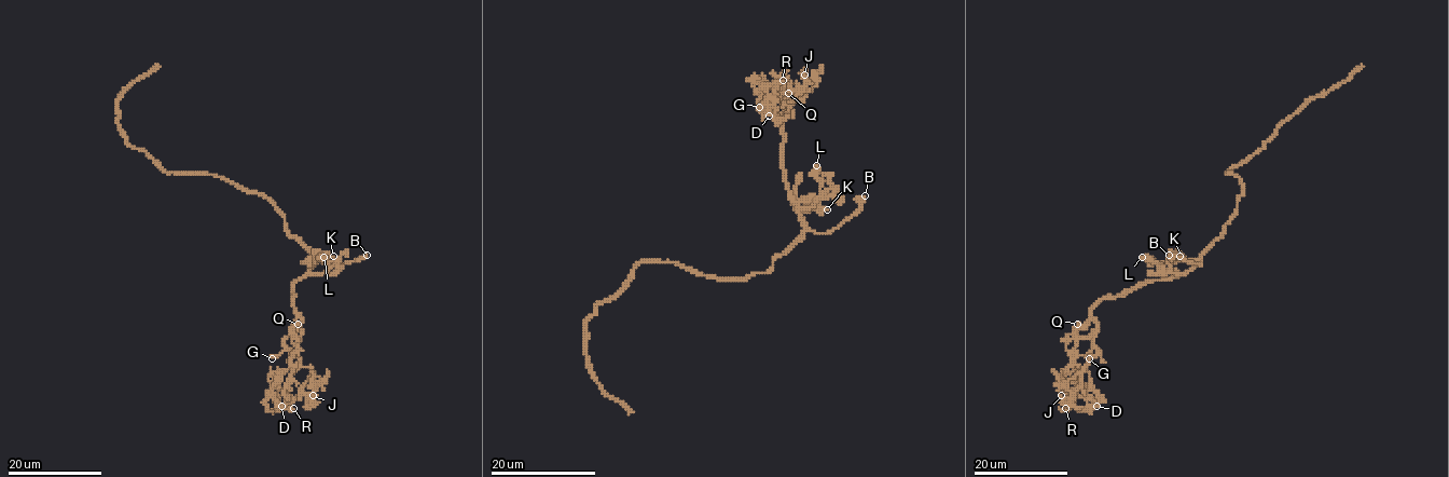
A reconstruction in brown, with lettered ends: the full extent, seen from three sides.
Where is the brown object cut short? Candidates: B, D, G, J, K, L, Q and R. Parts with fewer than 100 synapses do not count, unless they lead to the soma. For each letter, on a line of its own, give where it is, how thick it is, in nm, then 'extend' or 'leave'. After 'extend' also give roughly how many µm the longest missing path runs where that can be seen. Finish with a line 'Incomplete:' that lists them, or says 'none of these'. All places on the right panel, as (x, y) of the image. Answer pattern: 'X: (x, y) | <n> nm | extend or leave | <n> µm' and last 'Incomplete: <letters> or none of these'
B: (1169, 255) | 500 nm | leave
D: (1096, 406) | 110 nm | leave
G: (1089, 358) | 260 nm | leave
J: (1061, 395) | 190 nm | leave
K: (1180, 256) | 320 nm | leave
L: (1142, 257) | 500 nm | leave
Q: (1077, 324) | 140 nm | leave
R: (1065, 408) | 400 nm | leave
Incomplete: none of these

